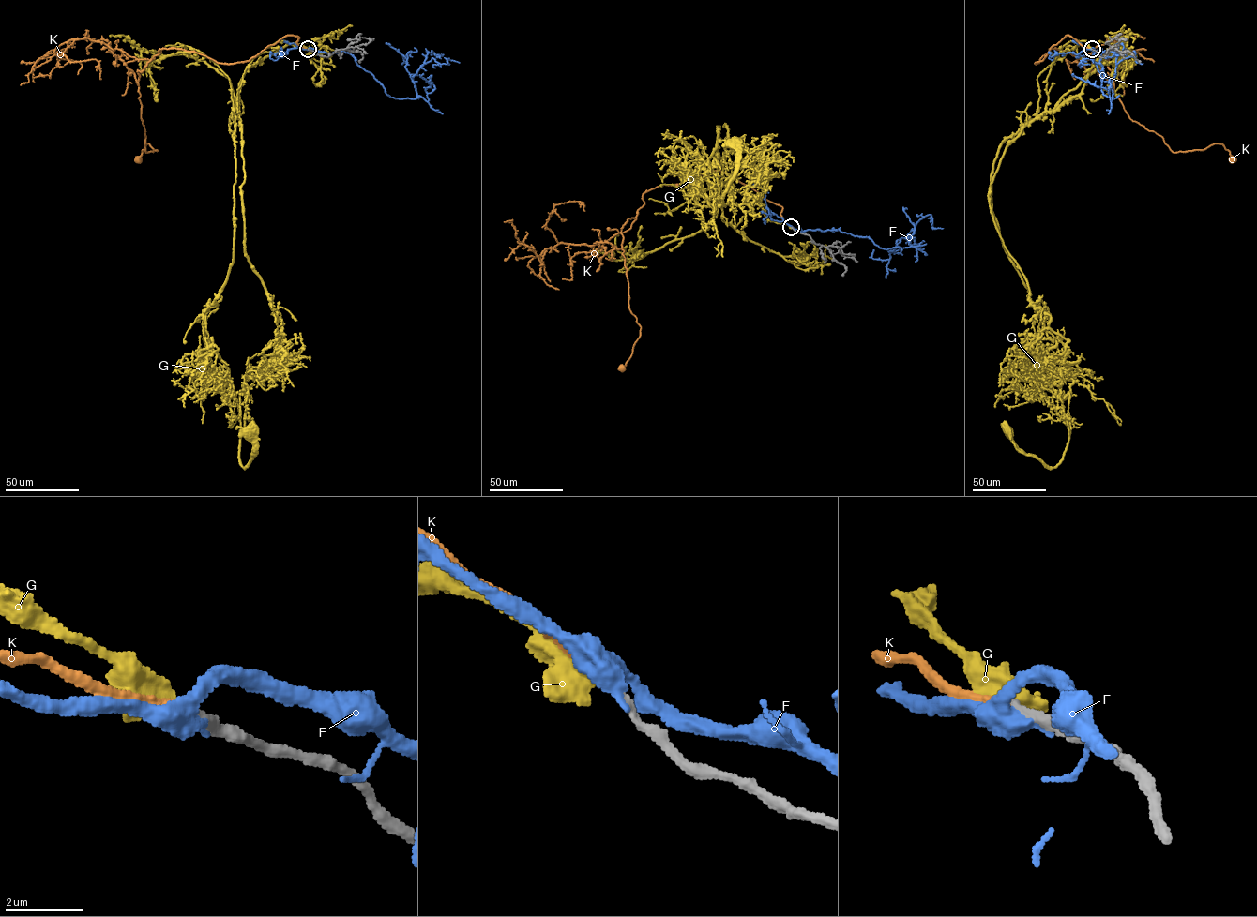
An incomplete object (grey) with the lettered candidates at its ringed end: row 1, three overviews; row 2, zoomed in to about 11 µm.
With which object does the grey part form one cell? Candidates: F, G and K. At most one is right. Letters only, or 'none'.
K

